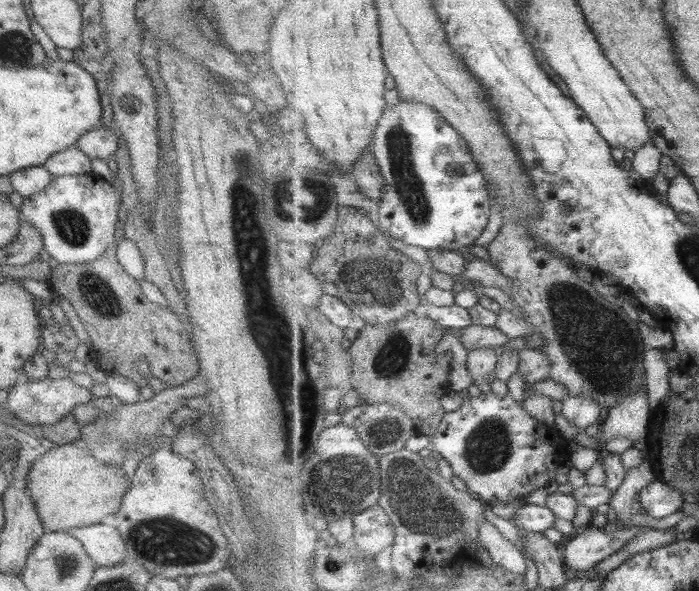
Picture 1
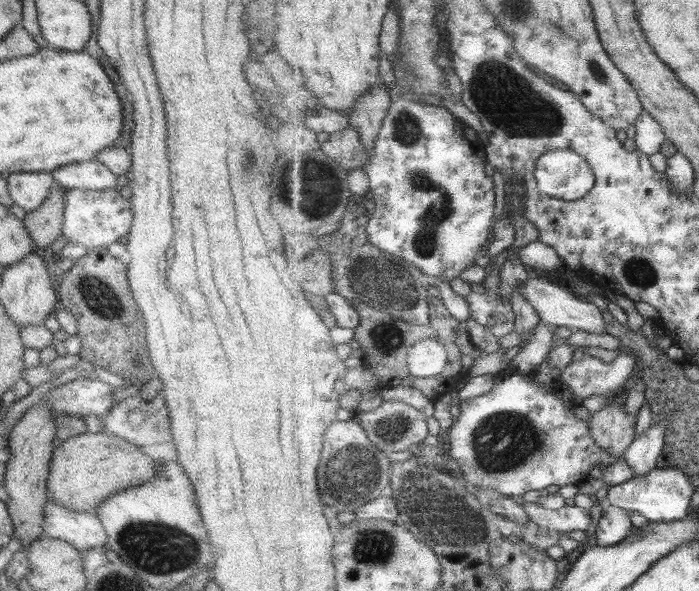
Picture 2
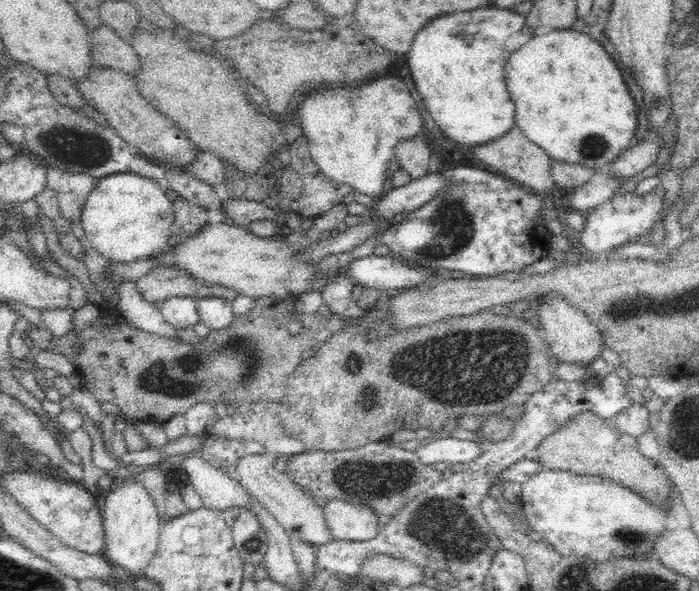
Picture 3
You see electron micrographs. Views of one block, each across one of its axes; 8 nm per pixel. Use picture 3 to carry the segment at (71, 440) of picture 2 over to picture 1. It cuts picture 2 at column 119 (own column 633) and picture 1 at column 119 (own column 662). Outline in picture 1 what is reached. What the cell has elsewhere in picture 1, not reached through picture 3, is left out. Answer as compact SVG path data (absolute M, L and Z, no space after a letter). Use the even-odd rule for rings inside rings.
M78 441L54 446L46 453L30 463L26 474L26 490L35 505L35 510L45 531L68 532L70 528L77 528L101 522L101 518L108 514L115 514L121 504L121 497L129 488L123 470L119 466L97 462Z

